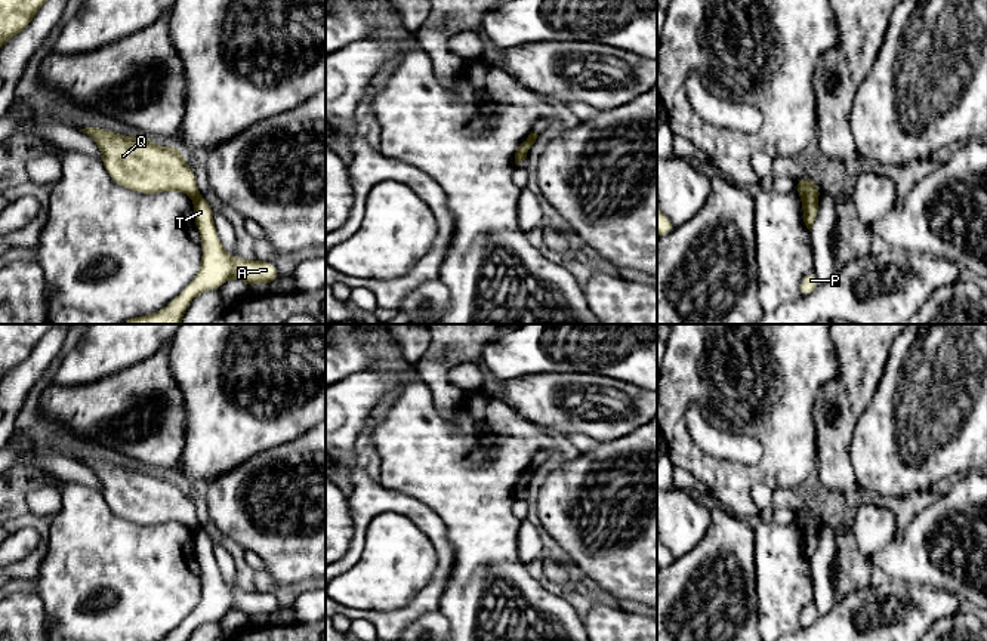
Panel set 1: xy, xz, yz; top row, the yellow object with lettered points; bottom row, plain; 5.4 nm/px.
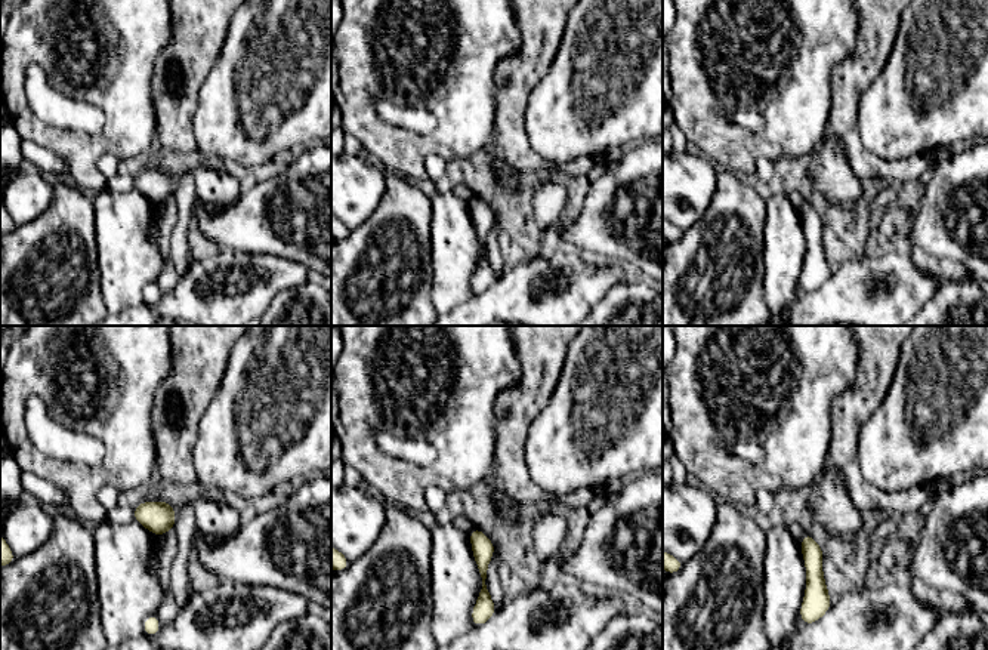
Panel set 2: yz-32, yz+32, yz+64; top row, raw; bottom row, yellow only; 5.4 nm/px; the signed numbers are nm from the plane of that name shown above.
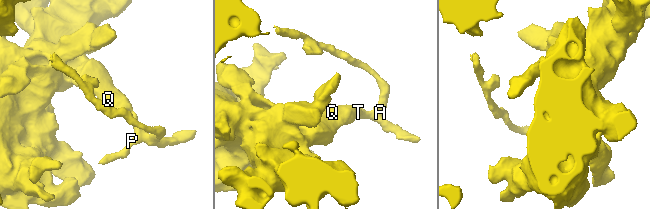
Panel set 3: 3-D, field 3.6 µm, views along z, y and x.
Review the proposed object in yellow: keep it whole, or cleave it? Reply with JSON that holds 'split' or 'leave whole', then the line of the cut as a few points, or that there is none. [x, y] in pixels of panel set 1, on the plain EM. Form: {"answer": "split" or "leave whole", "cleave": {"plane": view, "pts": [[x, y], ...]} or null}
{"answer": "split", "cleave": {"plane": "yz", "pts": [[802, 527], [816, 533]]}}

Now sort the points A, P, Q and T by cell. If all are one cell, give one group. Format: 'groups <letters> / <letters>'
groups A P T / Q

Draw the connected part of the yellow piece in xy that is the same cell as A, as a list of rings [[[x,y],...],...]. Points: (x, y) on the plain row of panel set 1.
[[[198,527],[194,531],[194,552],[201,567],[201,600],[183,623],[163,641],[186,641],[197,626],[219,620],[228,610],[241,610],[247,620],[256,614],[272,616],[278,610],[271,594],[229,588],[215,563],[213,548],[210,536]]]

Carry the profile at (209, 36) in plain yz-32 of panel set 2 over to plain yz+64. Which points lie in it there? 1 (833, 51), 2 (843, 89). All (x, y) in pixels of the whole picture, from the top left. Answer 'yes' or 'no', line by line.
1: no
2: yes

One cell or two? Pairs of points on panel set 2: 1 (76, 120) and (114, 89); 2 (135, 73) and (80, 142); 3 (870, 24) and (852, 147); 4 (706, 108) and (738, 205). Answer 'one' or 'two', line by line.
1: two
2: one
3: one
4: two

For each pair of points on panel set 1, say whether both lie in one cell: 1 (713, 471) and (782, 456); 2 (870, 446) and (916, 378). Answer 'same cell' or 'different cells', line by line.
1: same cell
2: same cell

